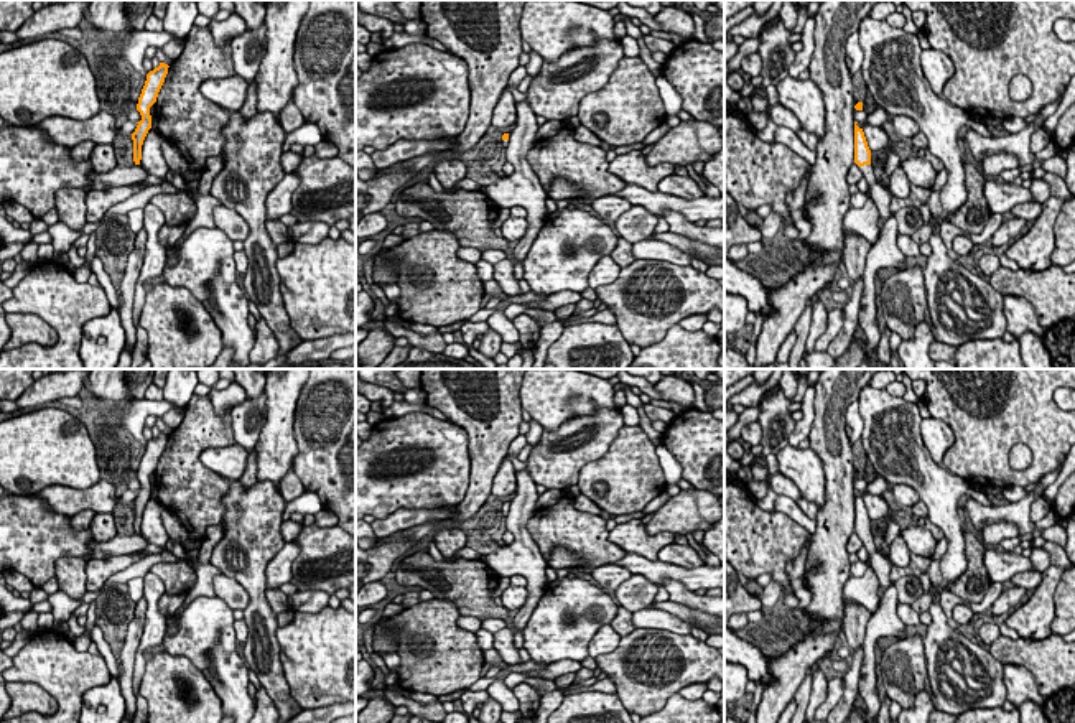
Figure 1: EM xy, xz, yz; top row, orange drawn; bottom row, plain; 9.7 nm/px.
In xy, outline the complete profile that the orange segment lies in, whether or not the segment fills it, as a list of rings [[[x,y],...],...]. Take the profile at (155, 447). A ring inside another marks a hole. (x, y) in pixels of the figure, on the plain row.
[[[160,431],[158,436],[150,440],[147,443],[145,455],[138,466],[137,479],[140,481],[142,489],[137,491],[138,494],[137,494],[135,501],[132,502],[135,534],[140,534],[142,514],[143,514],[143,509],[145,509],[148,499],[151,497],[150,476],[156,471],[158,461],[165,451],[166,443],[168,443],[168,436],[170,436],[168,433]]]

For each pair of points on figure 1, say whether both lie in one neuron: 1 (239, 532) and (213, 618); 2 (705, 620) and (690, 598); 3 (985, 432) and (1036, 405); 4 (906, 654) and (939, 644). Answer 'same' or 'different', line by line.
1: different
2: different
3: same
4: different

